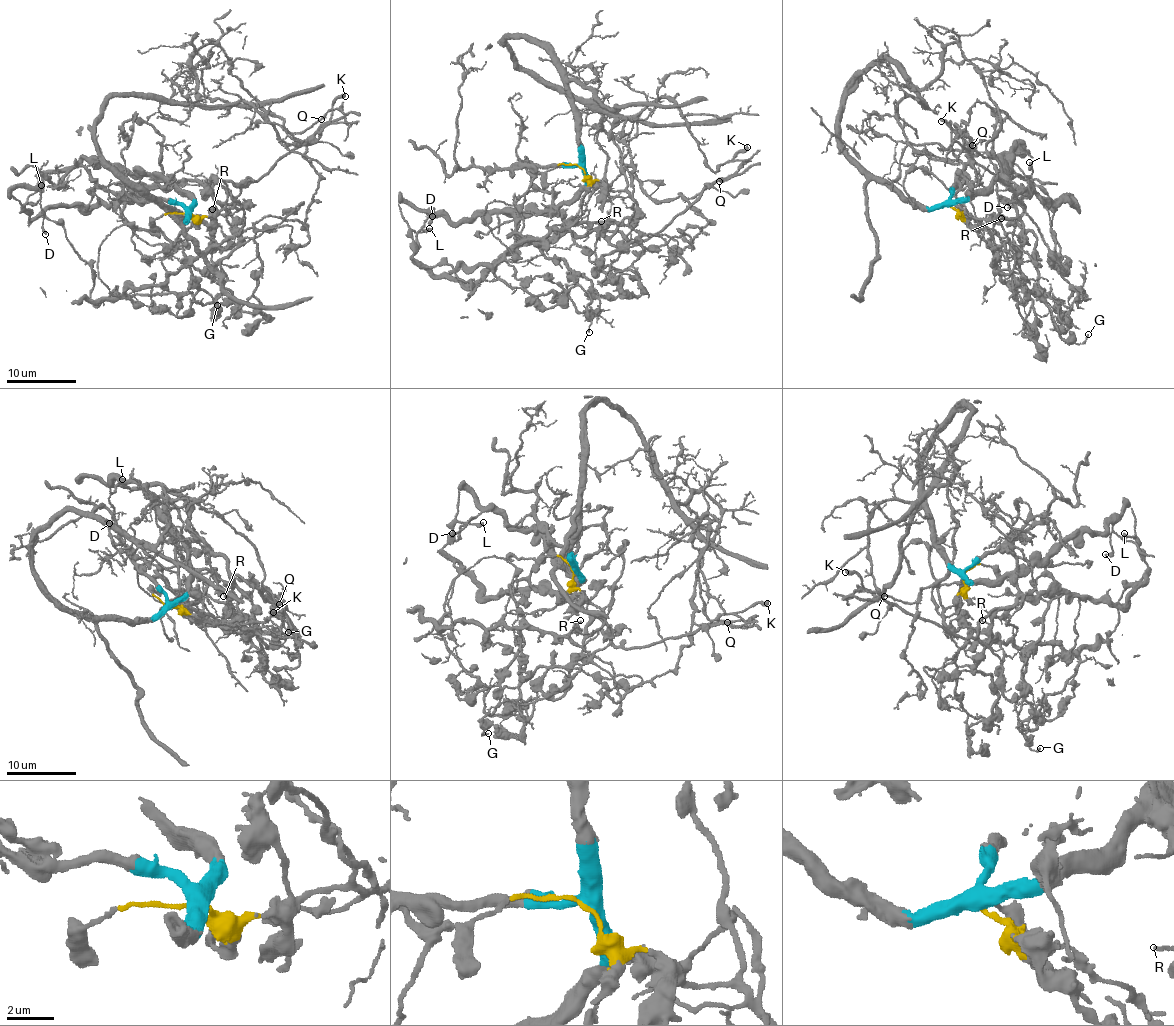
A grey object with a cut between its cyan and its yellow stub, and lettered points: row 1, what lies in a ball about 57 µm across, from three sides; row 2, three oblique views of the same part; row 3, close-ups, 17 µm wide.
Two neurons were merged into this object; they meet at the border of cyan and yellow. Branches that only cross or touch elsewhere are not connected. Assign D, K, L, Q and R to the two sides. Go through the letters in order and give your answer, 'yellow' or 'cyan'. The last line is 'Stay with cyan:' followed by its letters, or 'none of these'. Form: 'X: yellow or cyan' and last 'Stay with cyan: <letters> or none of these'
D: cyan
K: cyan
L: yellow
Q: cyan
R: yellow
Stay with cyan: D, K, Q

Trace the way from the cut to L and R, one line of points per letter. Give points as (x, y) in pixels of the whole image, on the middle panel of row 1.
L: (581, 167), (635, 204), (608, 236), (524, 239), (460, 284), (413, 255), (412, 231), (430, 228)
R: (581, 167), (593, 180), (626, 191), (633, 199), (634, 214), (628, 223), (611, 222), (597, 238), (601, 222)

